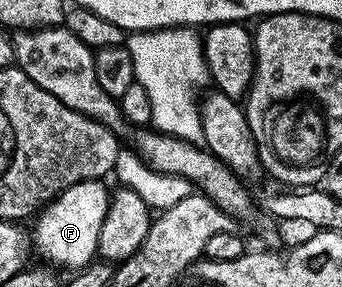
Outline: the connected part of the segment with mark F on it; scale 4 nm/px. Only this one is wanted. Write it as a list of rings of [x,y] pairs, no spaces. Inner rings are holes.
[[[86,180],[69,186],[38,213],[33,232],[33,248],[48,265],[60,264],[63,268],[86,268],[96,259],[101,238],[101,222],[105,222],[111,208],[111,192],[103,180]]]

